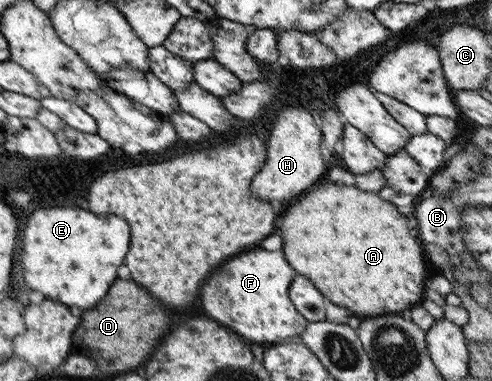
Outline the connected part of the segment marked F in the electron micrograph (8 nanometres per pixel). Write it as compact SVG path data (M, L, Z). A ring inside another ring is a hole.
M256 249L242 253L218 265L202 283L200 307L214 321L230 327L234 333L248 341L264 343L266 347L298 342L299 333L302 333L308 321L292 307L286 295L294 275L294 269L288 267L281 250Z

